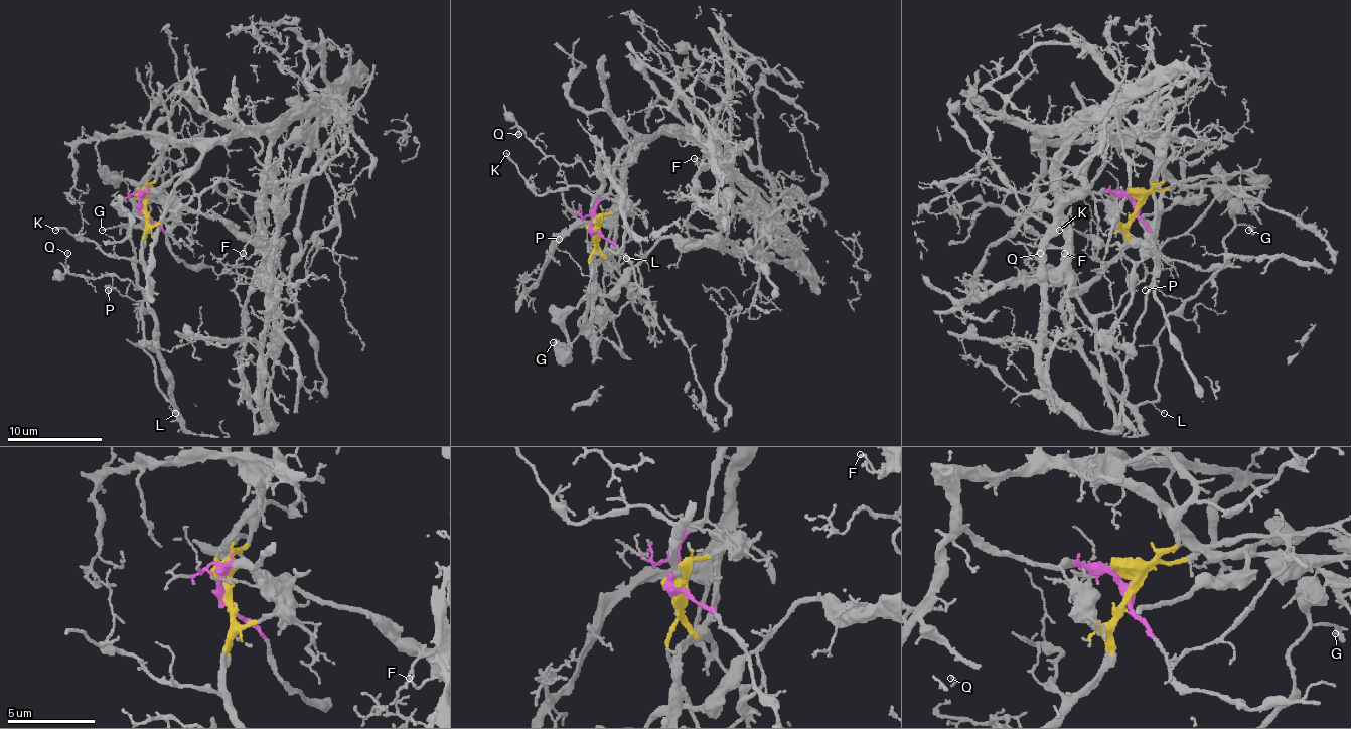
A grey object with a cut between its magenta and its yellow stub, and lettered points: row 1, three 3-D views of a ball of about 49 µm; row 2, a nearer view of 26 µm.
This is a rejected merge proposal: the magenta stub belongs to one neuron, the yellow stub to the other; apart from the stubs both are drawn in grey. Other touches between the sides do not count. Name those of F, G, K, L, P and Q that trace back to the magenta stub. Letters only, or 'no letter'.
F

